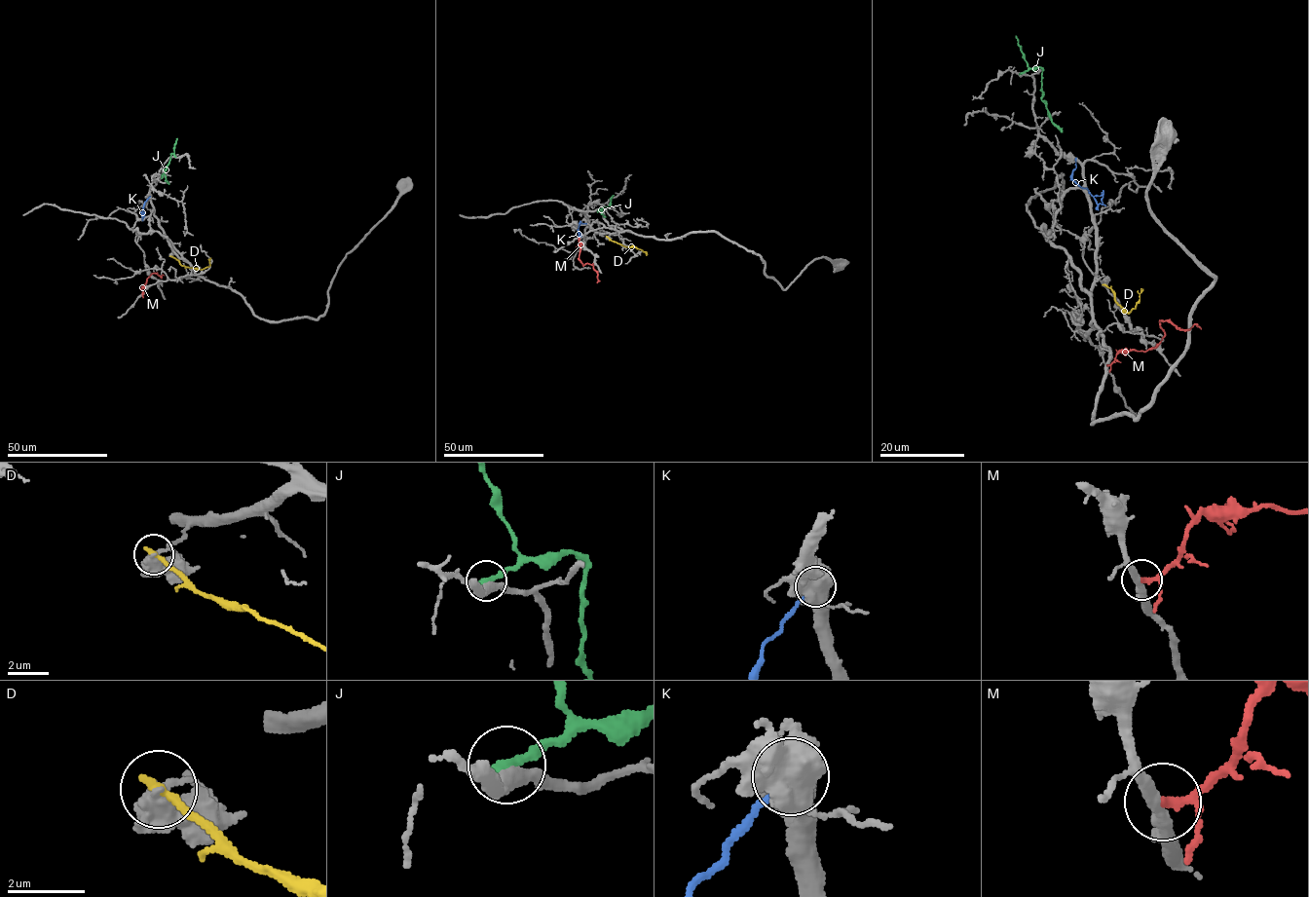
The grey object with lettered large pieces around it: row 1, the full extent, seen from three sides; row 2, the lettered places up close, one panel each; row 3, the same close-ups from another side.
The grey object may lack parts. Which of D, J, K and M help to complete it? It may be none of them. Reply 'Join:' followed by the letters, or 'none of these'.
Join: M

